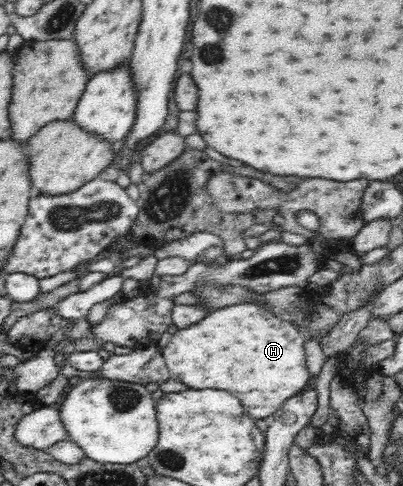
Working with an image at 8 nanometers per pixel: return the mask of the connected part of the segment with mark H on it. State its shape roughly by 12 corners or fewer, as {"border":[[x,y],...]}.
{"border":[[253,302],[162,355],[170,378],[255,419],[309,381],[303,333]]}

